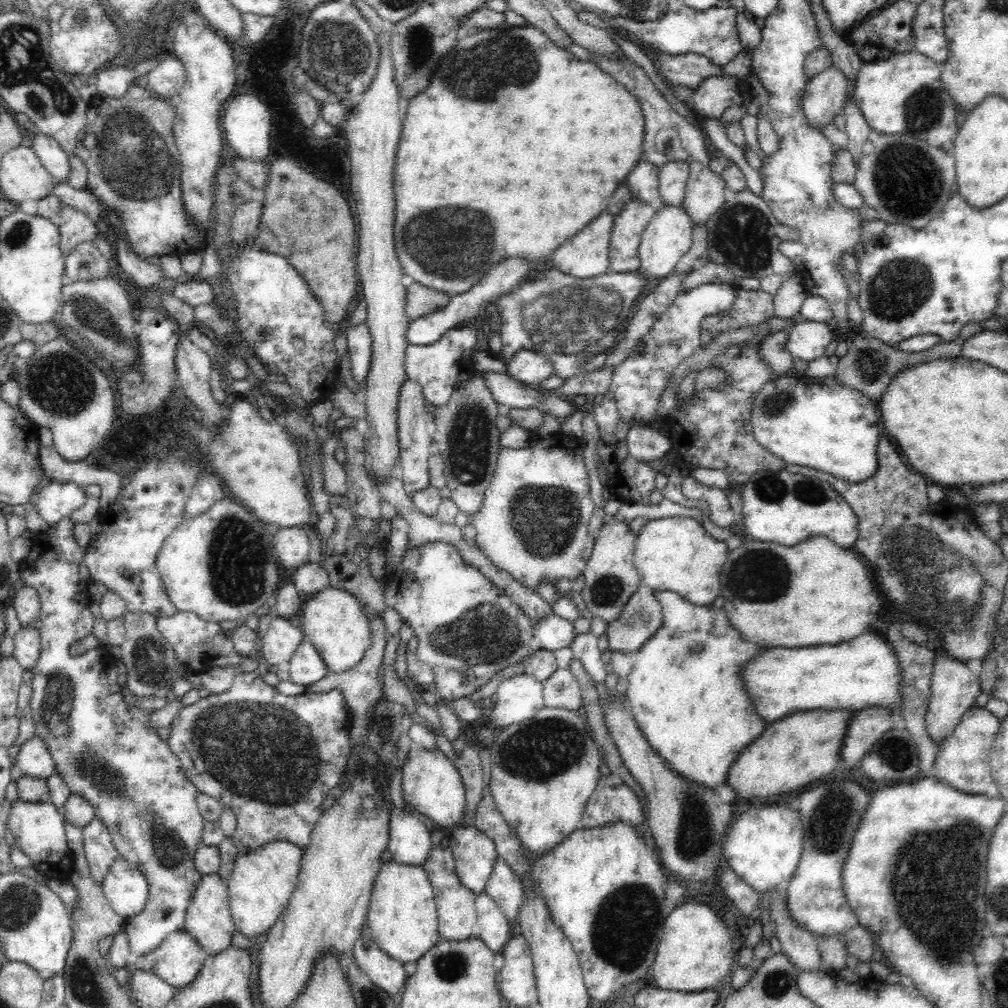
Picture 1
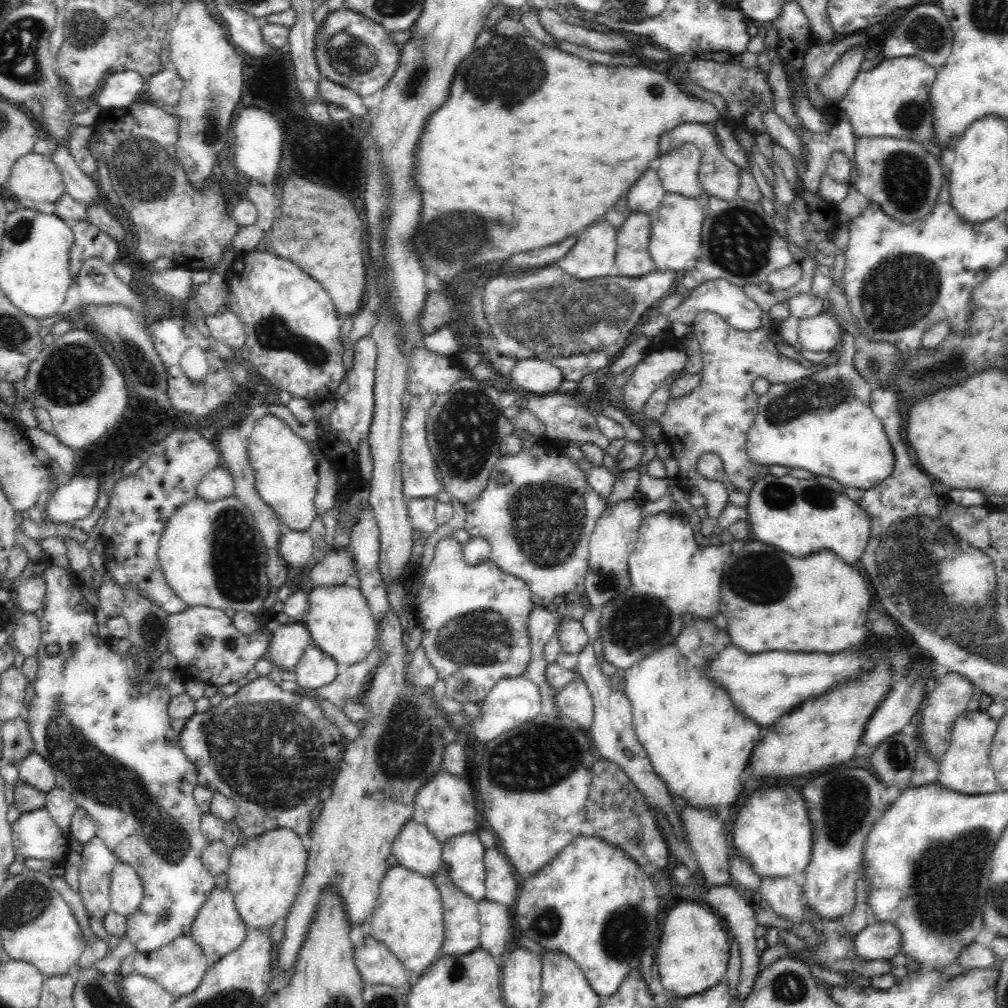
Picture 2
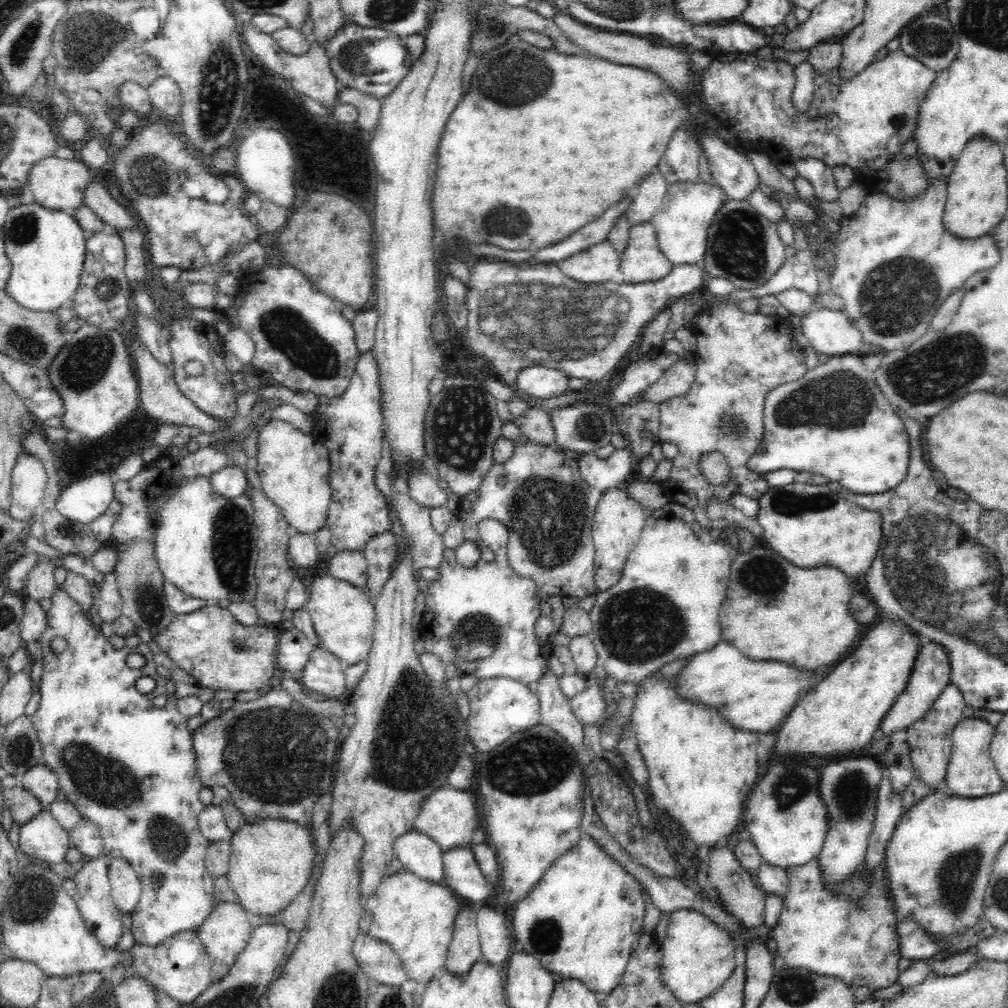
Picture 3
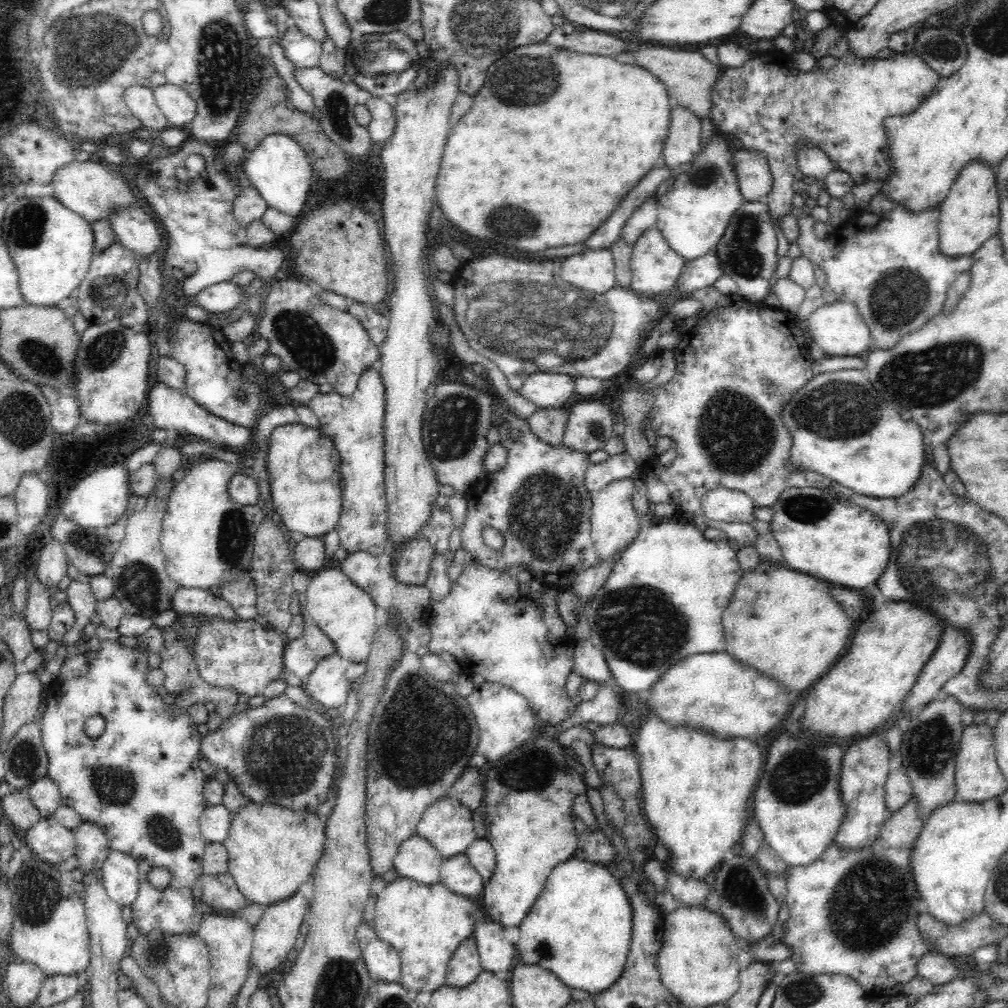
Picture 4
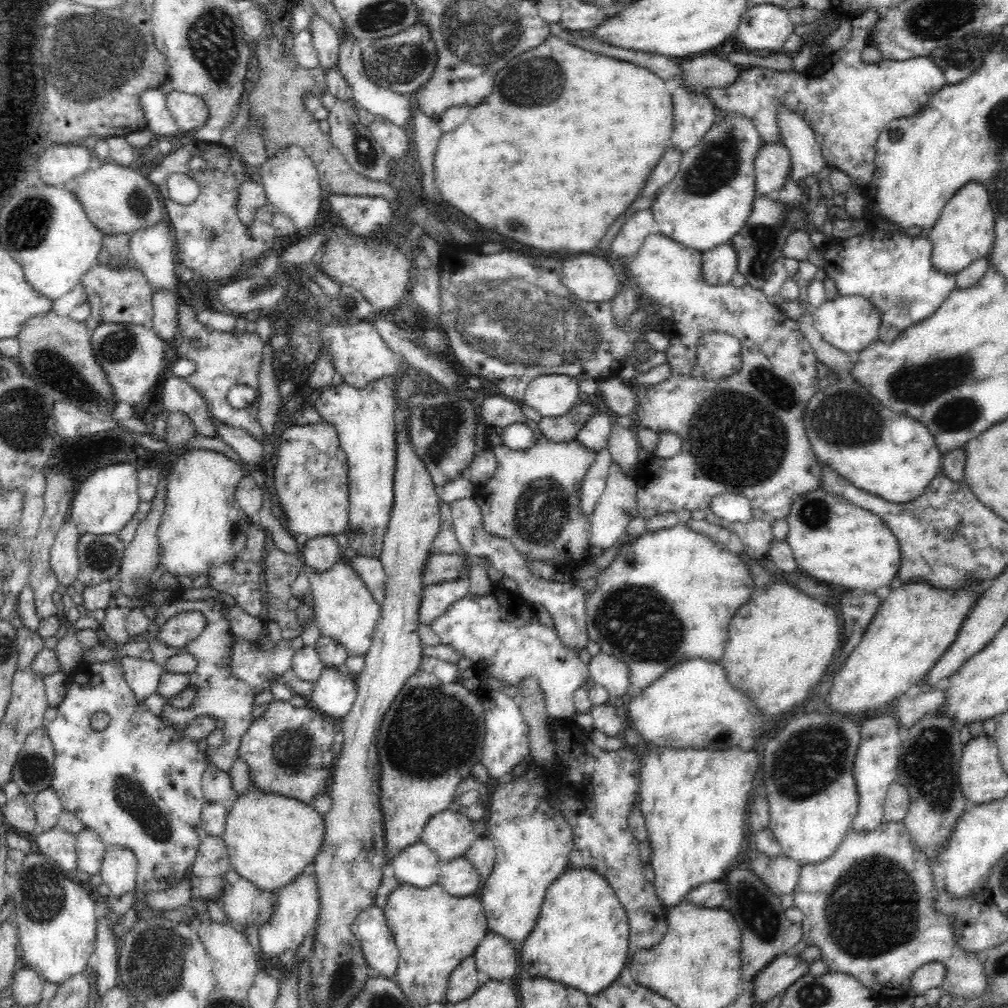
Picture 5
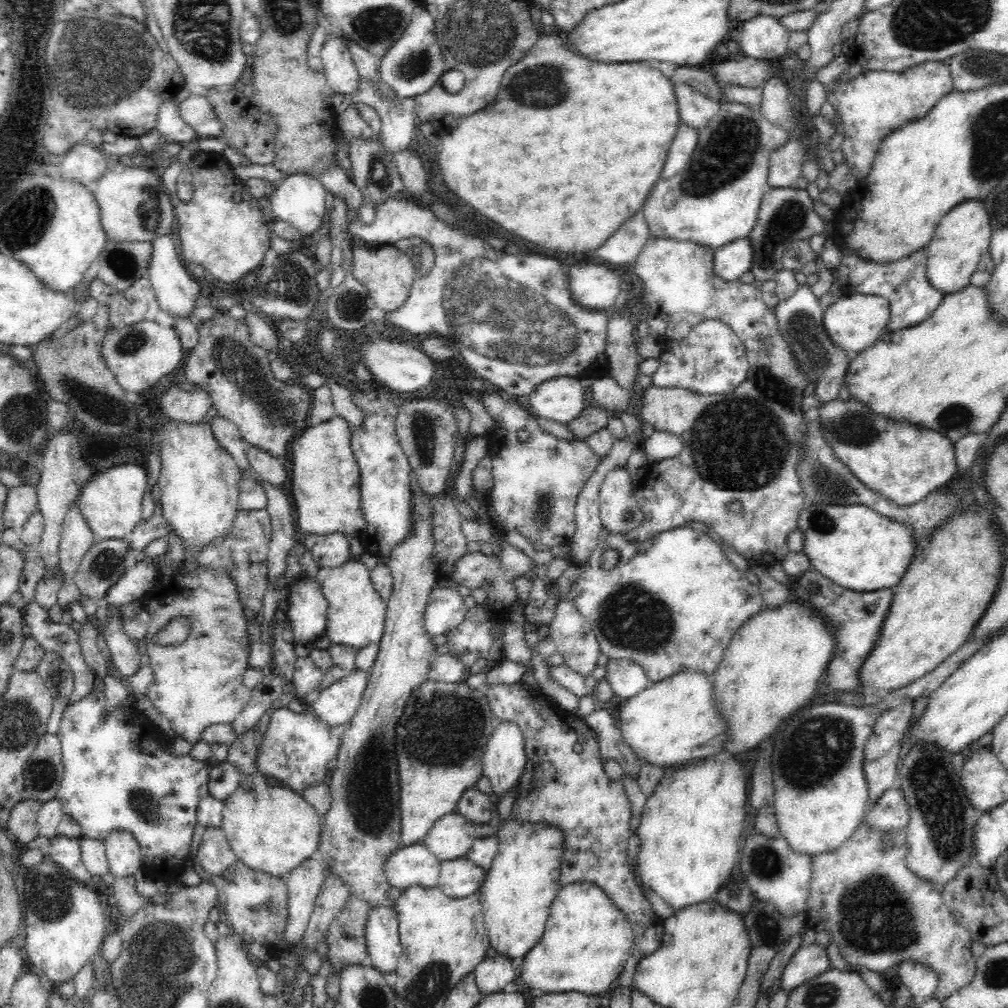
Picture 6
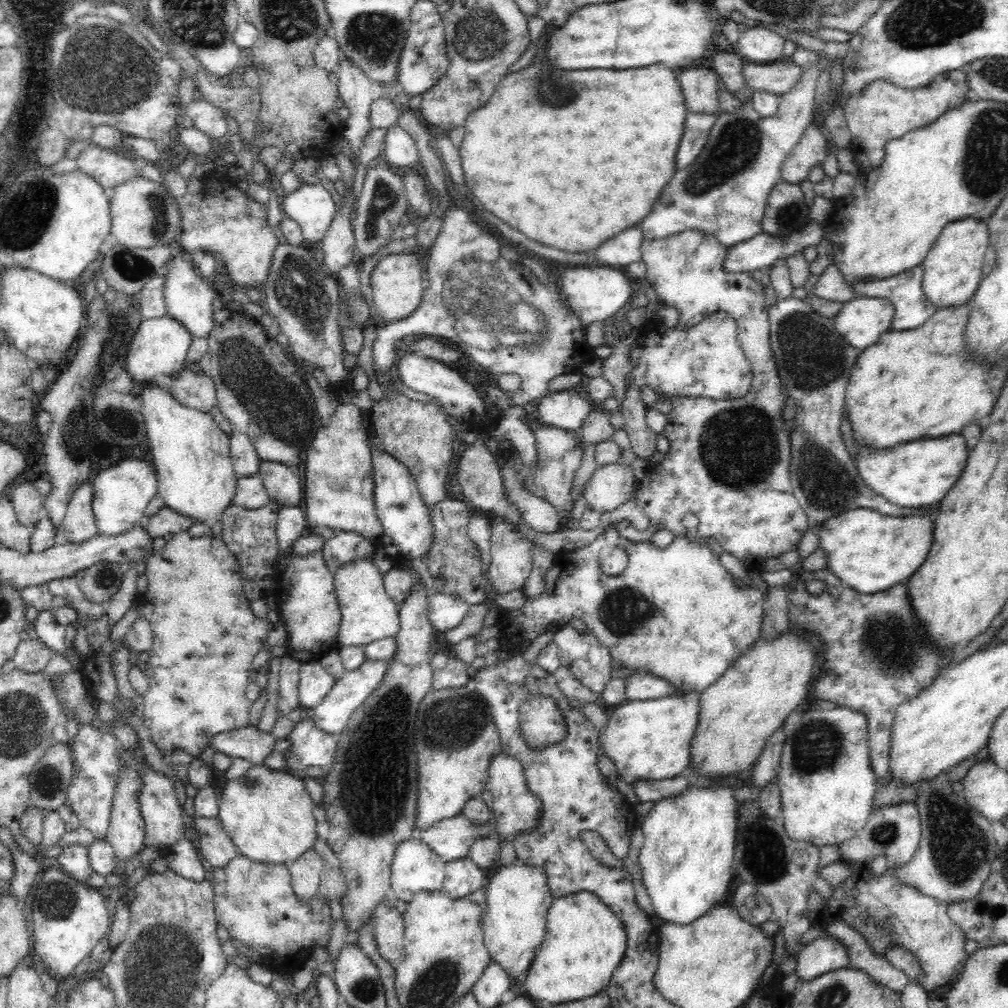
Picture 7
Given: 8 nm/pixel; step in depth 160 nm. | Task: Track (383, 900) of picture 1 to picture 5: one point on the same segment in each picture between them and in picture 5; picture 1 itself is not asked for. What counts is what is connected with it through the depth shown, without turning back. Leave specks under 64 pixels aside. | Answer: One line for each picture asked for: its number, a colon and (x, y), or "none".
2: (408, 917)
3: (415, 917)
4: (424, 924)
5: (434, 931)

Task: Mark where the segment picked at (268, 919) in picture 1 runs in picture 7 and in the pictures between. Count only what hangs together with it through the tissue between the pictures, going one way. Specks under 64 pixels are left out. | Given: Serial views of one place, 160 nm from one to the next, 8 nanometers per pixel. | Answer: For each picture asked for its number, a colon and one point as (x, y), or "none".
2: (265, 874)
3: (271, 861)
4: (273, 850)
5: (270, 839)
6: (270, 828)
7: (267, 813)

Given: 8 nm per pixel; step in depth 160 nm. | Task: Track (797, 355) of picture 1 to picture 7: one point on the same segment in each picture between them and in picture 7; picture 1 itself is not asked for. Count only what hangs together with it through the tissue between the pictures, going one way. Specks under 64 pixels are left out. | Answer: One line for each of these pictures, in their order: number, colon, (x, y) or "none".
2: (819, 333)
3: (829, 331)
4: (837, 328)
5: (849, 323)
6: (855, 321)
7: (861, 321)

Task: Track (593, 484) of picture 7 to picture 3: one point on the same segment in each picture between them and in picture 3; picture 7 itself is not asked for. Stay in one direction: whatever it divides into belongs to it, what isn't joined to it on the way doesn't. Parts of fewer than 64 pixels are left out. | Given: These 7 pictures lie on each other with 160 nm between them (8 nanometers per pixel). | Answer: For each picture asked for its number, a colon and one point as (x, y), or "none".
3: (619, 519)
4: (615, 523)
5: (617, 505)
6: (619, 512)

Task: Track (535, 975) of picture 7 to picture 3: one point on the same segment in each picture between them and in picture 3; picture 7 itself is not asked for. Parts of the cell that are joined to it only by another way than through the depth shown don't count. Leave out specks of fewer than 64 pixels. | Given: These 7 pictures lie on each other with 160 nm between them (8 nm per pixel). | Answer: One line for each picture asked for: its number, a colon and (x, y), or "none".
3: (583, 919)
4: (579, 928)
5: (581, 938)
6: (587, 940)

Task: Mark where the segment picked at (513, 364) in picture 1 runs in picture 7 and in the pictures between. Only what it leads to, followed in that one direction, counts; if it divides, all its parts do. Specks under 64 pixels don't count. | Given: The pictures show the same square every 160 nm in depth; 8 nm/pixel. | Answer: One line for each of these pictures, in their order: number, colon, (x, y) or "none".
2: (539, 377)
3: (539, 382)
4: (544, 389)
5: (551, 395)
6: (562, 399)
7: (567, 410)

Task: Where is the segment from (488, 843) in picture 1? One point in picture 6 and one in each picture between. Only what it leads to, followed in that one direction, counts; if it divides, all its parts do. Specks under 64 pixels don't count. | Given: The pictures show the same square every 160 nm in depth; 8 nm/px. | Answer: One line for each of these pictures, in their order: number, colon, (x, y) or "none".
2: (464, 855)
3: (462, 875)
4: (457, 874)
5: (458, 877)
6: (458, 878)

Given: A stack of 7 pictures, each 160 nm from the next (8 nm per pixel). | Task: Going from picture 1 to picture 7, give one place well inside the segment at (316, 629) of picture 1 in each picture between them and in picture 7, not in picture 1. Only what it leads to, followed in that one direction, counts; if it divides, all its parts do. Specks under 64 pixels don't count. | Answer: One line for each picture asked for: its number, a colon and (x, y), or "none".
2: (339, 620)
3: (343, 618)
4: (344, 613)
5: (345, 610)
6: (355, 618)
7: (367, 614)

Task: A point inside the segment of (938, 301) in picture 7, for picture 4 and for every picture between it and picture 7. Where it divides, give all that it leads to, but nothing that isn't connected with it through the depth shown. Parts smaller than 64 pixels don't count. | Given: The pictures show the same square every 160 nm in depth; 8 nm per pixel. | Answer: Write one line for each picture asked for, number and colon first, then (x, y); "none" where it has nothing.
4: (970, 214)
5: (965, 231)
6: (963, 235)

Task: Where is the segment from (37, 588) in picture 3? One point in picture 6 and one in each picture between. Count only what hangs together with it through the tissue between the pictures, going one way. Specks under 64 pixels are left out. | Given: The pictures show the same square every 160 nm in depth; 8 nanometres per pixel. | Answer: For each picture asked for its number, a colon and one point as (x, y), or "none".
4: (51, 567)
5: (63, 558)
6: (76, 537)

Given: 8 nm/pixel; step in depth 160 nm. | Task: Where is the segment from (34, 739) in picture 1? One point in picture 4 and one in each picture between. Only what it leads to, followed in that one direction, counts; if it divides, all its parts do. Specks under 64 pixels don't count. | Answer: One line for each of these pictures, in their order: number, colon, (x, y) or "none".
2: (33, 768)
3: (40, 781)
4: (44, 792)

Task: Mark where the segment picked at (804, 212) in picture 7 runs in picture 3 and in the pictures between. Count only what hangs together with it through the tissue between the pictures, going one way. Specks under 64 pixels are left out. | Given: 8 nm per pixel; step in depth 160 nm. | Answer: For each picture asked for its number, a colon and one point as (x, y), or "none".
3: (742, 245)
4: (747, 250)
5: (760, 241)
6: (785, 214)

